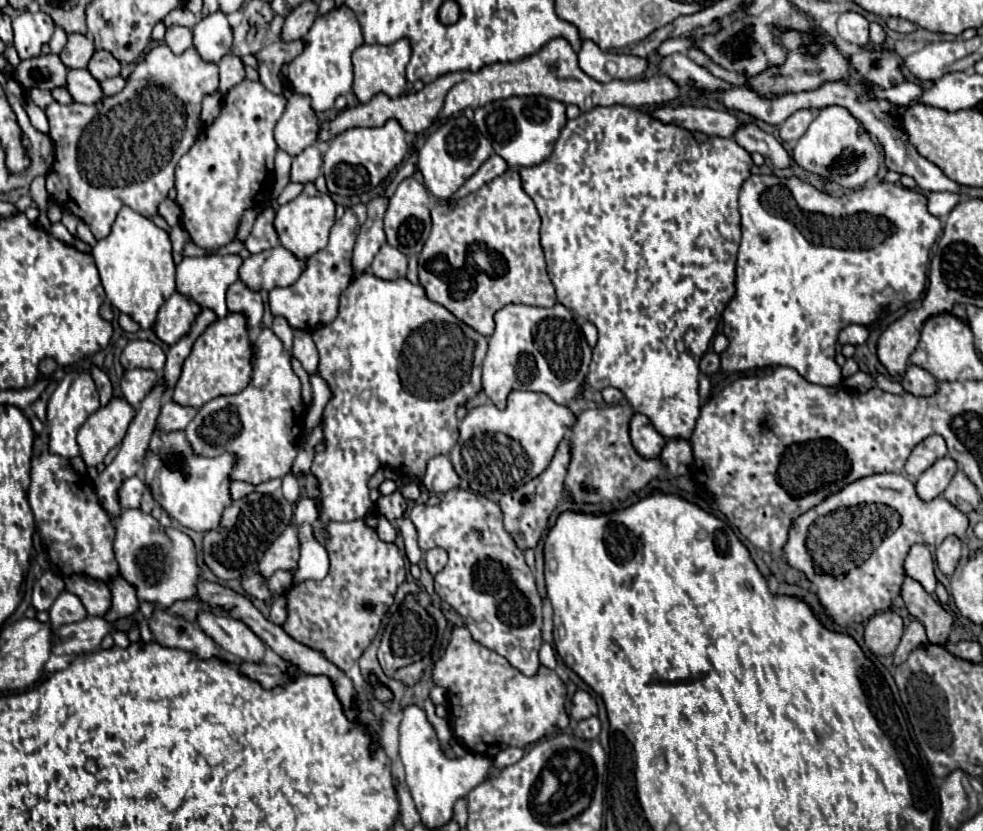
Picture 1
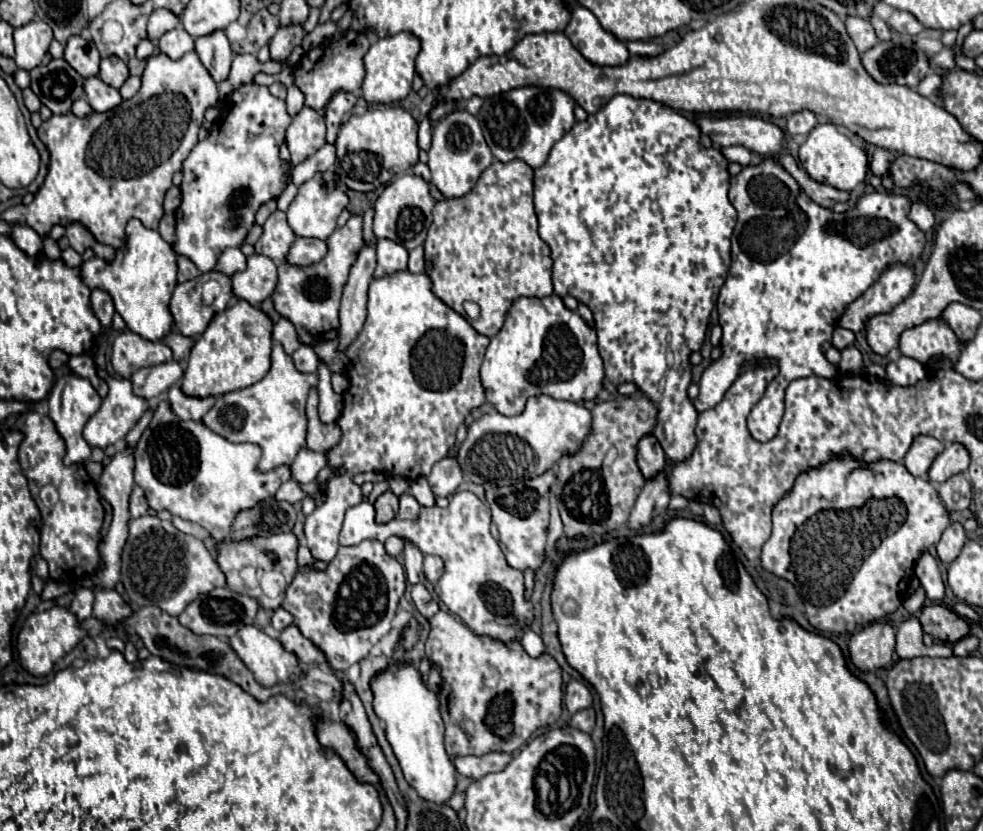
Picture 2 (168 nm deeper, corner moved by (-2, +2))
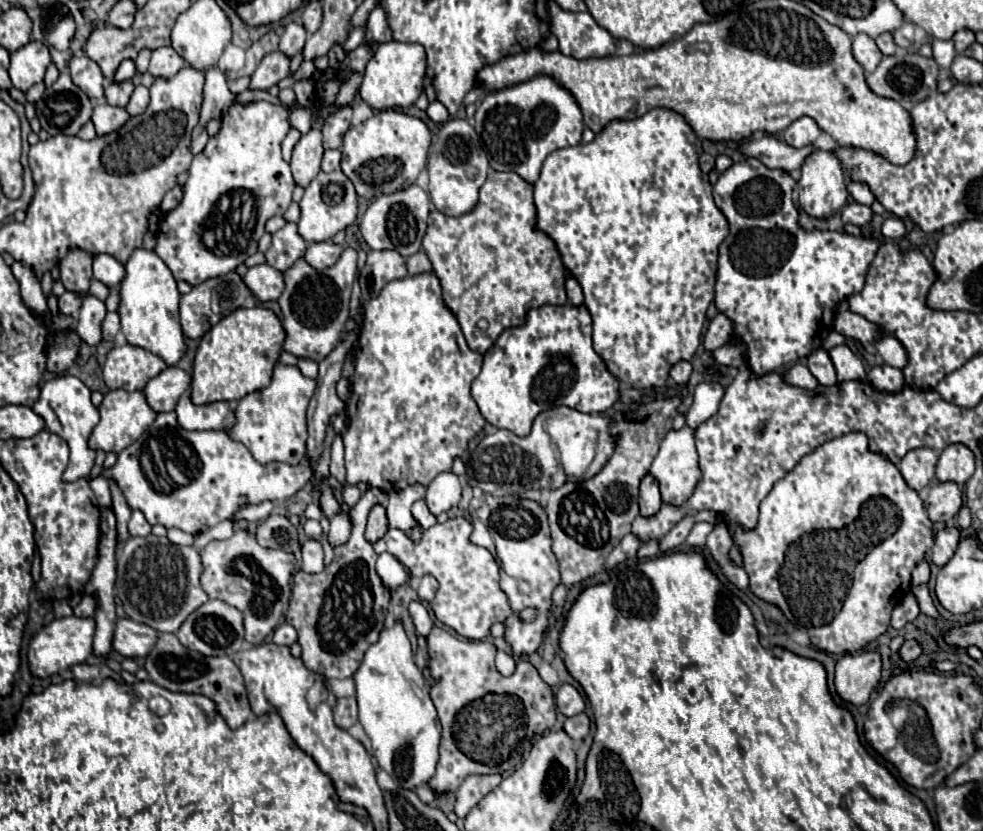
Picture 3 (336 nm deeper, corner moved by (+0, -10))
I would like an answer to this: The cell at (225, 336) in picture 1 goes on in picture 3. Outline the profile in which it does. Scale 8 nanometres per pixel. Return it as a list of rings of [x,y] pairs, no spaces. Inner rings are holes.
[[[261,306],[237,308],[215,324],[203,338],[193,362],[191,402],[209,404],[217,400],[233,402],[269,386],[273,366],[281,354],[285,330],[279,318]]]

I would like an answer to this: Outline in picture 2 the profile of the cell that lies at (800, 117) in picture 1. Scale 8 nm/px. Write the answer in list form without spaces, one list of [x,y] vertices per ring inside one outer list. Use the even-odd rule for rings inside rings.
[[[803,110],[803,112],[787,116],[787,132],[791,136],[809,134],[815,126],[817,126],[817,116],[813,112],[809,112],[809,110]]]

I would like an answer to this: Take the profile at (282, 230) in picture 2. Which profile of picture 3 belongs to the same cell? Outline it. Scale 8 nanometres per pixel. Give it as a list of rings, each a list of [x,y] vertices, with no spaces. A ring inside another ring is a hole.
[[[287,222],[281,230],[273,234],[273,242],[265,252],[265,258],[269,266],[285,272],[285,268],[293,266],[299,258],[303,258],[305,248],[307,248],[305,240],[297,236],[297,224]]]

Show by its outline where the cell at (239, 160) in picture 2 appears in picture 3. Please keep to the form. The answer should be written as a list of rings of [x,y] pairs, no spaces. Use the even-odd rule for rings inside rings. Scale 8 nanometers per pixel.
[[[251,102],[247,106],[233,104],[223,116],[221,130],[209,138],[205,150],[193,158],[189,178],[183,186],[183,200],[175,210],[163,216],[155,252],[171,268],[175,280],[185,280],[191,286],[233,272],[247,256],[255,252],[257,242],[265,232],[265,222],[281,216],[291,204],[295,180],[289,164],[281,158],[281,142],[289,132],[287,110],[281,104]],[[243,206],[257,206],[251,216]],[[231,216],[241,216],[239,228],[233,228]]]

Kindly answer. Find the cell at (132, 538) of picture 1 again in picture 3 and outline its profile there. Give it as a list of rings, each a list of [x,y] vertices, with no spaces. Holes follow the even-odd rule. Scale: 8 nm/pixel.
[[[149,534],[129,538],[117,552],[117,596],[123,602],[125,614],[157,632],[177,632],[185,618],[209,600],[199,582],[201,574],[203,564],[199,552],[193,546],[175,546],[165,536],[157,538]]]

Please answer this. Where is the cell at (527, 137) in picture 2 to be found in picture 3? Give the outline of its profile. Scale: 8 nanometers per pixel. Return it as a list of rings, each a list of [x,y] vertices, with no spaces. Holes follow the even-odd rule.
[[[535,76],[533,80],[527,80],[525,84],[517,84],[513,88],[505,88],[501,92],[487,94],[475,112],[475,132],[479,134],[479,138],[483,142],[483,150],[487,154],[491,168],[501,170],[501,172],[517,172],[529,184],[535,184],[539,180],[543,160],[551,152],[555,152],[559,148],[575,146],[581,142],[583,126],[585,126],[583,114],[575,102],[575,98],[549,76]]]

